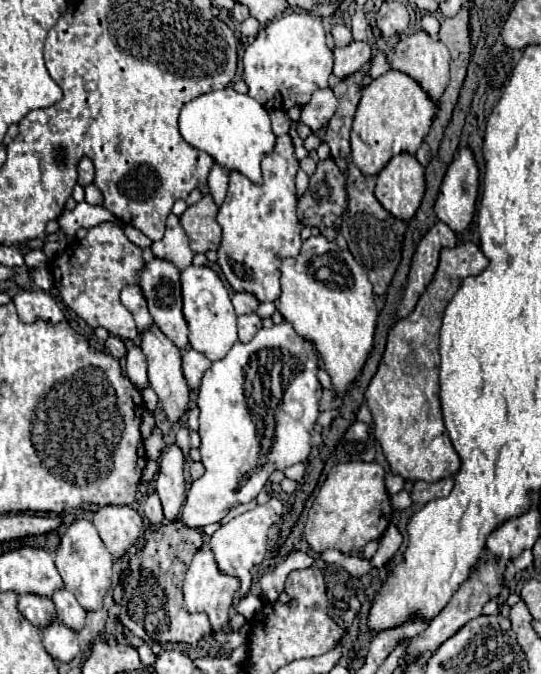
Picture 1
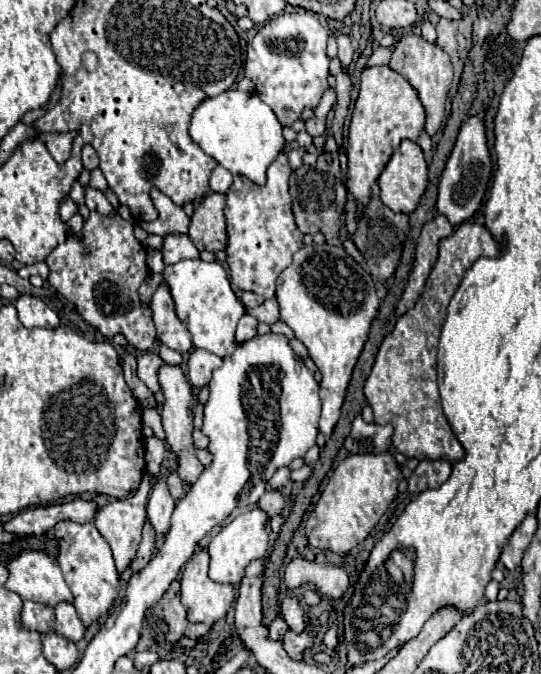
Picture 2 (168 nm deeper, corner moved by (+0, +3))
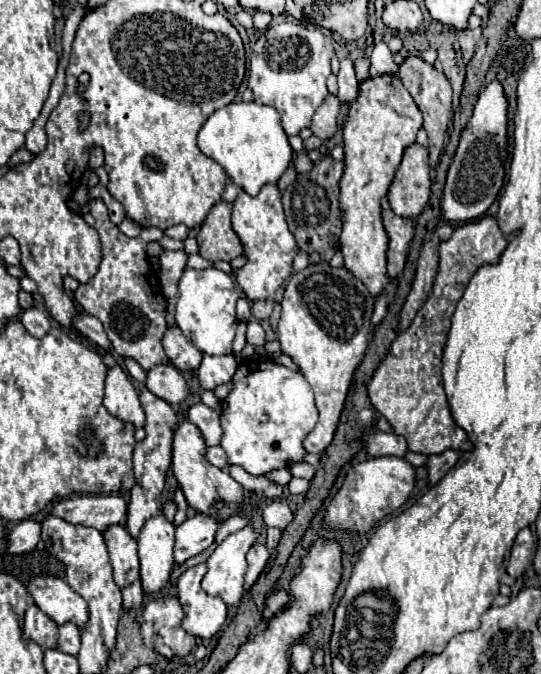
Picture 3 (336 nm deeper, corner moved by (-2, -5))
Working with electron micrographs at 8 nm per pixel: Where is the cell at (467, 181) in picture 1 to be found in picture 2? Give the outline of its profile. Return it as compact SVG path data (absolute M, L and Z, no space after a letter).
M472 116L462 124L456 146L446 162L444 174L438 184L438 204L436 206L438 206L440 214L444 214L450 220L450 224L454 224L454 226L468 220L482 204L482 198L484 198L488 182L490 182L490 174L492 174L492 160L490 160L490 152L488 152L488 144L486 144L484 124L482 124L480 116Z

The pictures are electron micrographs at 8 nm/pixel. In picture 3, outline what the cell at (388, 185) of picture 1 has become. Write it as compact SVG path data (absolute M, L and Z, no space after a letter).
M420 144L408 146L388 192L392 210L404 218L416 218L430 198L430 184L428 150Z

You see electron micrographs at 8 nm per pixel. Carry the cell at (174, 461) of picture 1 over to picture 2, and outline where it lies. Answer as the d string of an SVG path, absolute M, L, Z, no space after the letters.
M158 476L154 486L152 486L152 492L150 492L150 498L148 498L148 506L146 506L146 516L148 520L152 522L156 534L166 534L168 528L170 528L170 516L174 512L174 498L168 490L168 484L166 484L166 476Z

